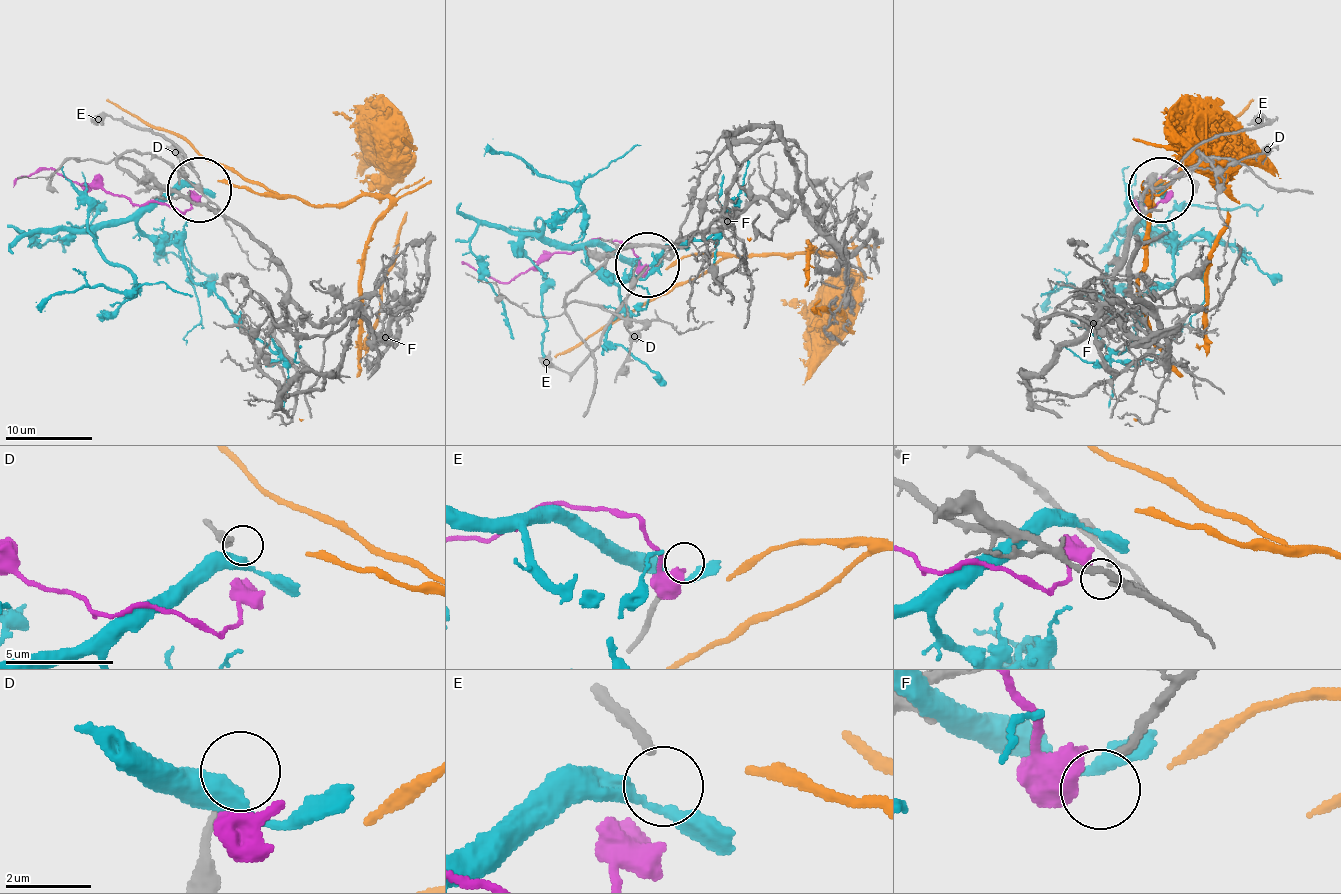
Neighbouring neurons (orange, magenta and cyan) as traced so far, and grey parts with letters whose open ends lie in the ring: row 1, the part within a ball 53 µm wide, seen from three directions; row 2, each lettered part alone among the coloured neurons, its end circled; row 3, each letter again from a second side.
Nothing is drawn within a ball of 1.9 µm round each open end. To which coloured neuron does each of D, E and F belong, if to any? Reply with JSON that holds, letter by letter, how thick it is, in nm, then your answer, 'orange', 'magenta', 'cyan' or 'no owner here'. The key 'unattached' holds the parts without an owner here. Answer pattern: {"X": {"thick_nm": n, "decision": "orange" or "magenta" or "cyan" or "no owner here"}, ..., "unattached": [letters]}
{"D": {"thick_nm": 180, "decision": "no owner here"}, "E": {"thick_nm": 240, "decision": "no owner here"}, "F": {"thick_nm": 200, "decision": "no owner here"}, "unattached": ["D", "E", "F"]}

